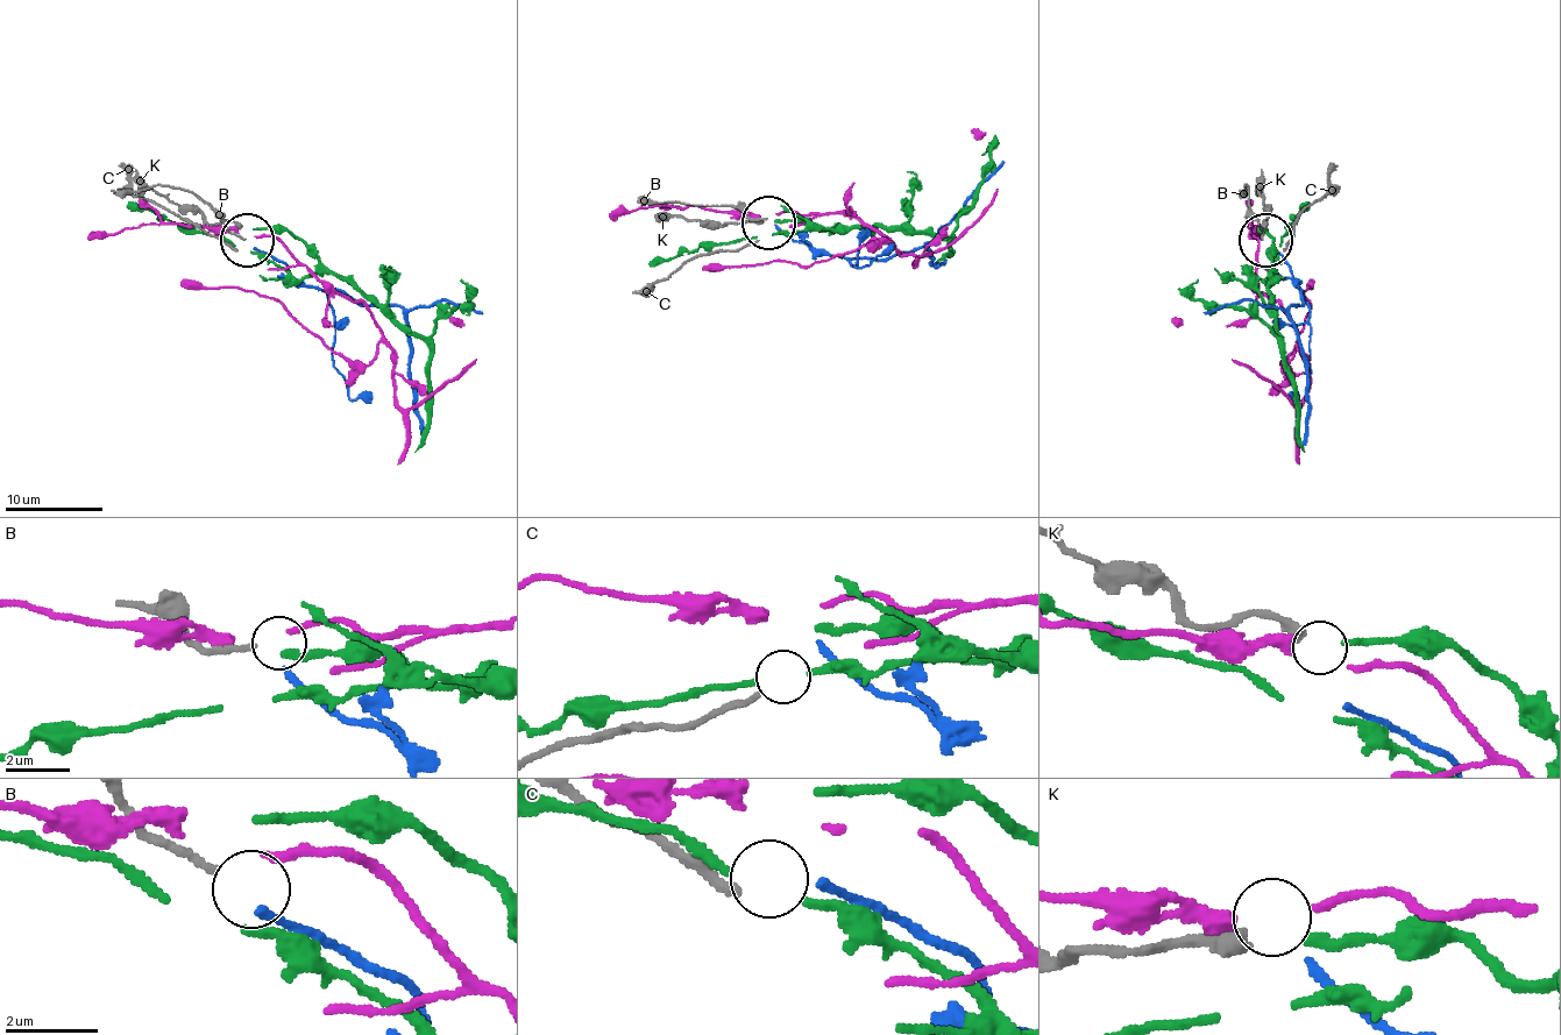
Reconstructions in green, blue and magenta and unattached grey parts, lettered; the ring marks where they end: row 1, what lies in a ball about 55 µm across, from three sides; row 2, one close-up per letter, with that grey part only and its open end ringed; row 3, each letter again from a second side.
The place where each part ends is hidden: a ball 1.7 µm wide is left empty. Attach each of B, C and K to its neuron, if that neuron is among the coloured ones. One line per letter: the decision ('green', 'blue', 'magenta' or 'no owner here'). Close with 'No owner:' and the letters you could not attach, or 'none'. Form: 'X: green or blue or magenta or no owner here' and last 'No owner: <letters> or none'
B: blue
C: no owner here
K: green
No owner: C

